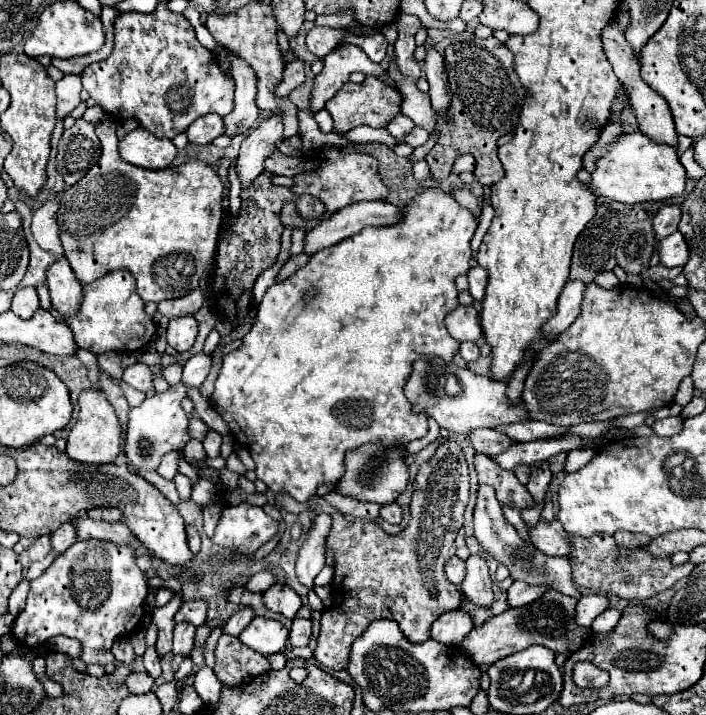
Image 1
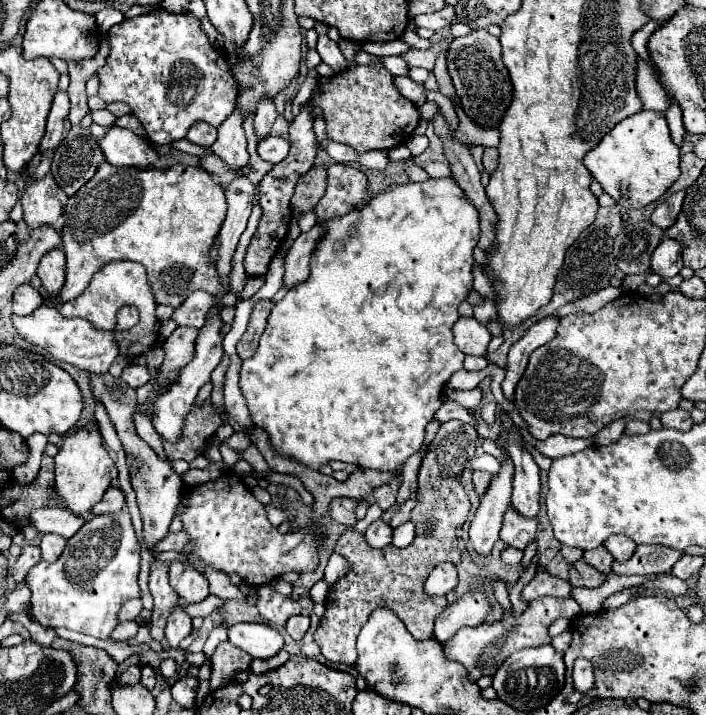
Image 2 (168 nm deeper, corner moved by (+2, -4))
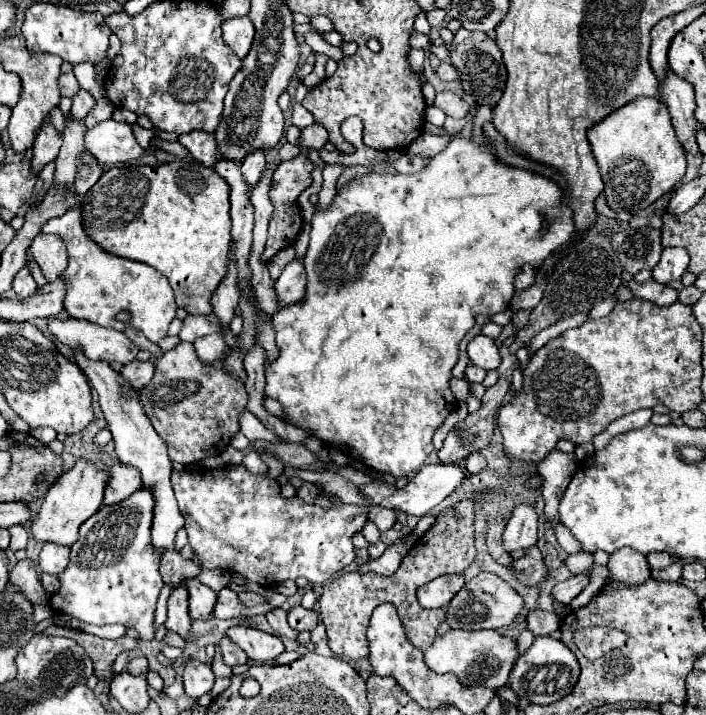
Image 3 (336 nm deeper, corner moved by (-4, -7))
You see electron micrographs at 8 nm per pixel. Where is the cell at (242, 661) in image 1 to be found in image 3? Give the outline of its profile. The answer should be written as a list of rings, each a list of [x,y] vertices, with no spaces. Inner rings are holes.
[[[227,636],[219,642],[219,646],[221,646],[221,650],[223,650],[223,660],[225,660],[225,664],[227,666],[237,666],[237,664],[247,664],[247,654],[235,644],[235,642],[231,642]]]

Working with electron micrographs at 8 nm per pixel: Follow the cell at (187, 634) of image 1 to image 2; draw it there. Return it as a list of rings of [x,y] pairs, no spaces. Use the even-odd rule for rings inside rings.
[[[177,603],[175,605],[175,611],[171,611],[169,619],[167,619],[167,625],[165,625],[165,639],[169,641],[169,645],[173,649],[179,647],[179,643],[191,633],[191,617],[185,613],[183,605]]]

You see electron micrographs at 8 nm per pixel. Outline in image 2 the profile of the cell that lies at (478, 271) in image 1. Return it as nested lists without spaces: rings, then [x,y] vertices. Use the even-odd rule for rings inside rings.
[[[483,299],[481,305],[475,307],[475,319],[483,325],[487,325],[489,321],[495,321],[497,319],[497,311],[495,311],[495,305],[489,301],[489,299]]]

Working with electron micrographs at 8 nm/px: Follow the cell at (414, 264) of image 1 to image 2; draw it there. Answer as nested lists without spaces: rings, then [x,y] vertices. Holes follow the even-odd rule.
[[[449,175],[441,179],[429,177],[423,183],[407,181],[401,185],[391,185],[389,189],[369,199],[365,205],[355,207],[355,211],[333,221],[323,221],[319,225],[323,227],[323,235],[311,257],[311,277],[305,283],[291,287],[287,295],[279,303],[275,303],[267,319],[267,329],[261,335],[257,353],[251,359],[243,361],[239,379],[241,393],[247,401],[253,423],[257,427],[263,427],[271,435],[271,443],[277,453],[293,457],[311,469],[319,469],[331,459],[339,459],[363,469],[391,471],[399,475],[405,459],[421,449],[425,425],[441,407],[441,395],[451,373],[463,369],[465,355],[455,347],[451,329],[459,319],[459,303],[465,301],[467,293],[473,289],[473,249],[479,241],[479,211],[467,199],[463,189],[459,189],[453,175]]]

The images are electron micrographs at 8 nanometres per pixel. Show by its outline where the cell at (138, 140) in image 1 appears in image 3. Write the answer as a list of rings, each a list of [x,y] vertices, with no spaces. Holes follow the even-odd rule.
[[[105,120],[85,134],[85,148],[101,162],[117,166],[123,162],[139,160],[147,150],[141,148],[125,122]]]

